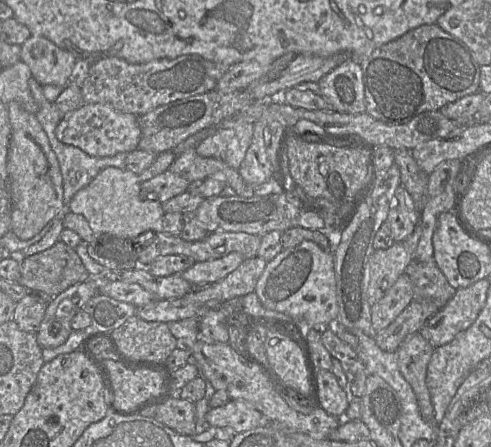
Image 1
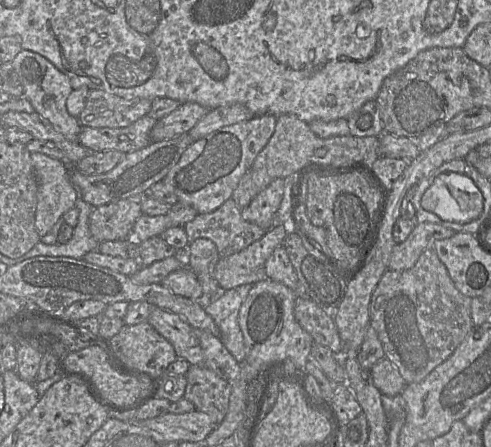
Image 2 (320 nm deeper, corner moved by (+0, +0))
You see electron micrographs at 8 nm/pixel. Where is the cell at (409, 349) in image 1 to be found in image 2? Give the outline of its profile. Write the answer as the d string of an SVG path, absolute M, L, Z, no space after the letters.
M434 247L424 250L412 268L403 271L388 269L383 274L371 297L370 325L378 334L385 357L398 368L407 384L419 383L425 379L473 331L475 327L471 318L471 299L455 287Z

